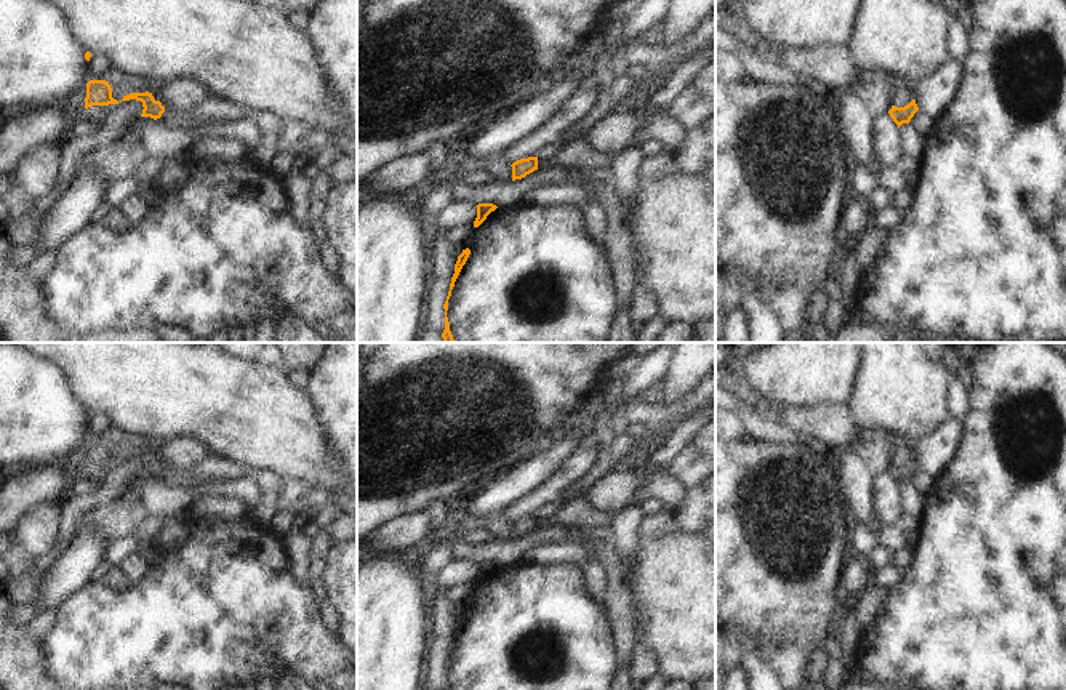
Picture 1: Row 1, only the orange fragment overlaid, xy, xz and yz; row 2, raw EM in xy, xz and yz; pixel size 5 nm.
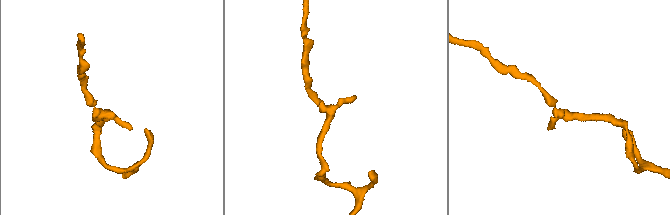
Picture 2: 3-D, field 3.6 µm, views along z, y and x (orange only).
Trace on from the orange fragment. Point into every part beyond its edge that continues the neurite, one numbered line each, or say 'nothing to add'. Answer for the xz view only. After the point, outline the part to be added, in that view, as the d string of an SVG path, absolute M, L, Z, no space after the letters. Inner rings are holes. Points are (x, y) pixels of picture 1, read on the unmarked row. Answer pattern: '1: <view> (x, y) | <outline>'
nothing to add

